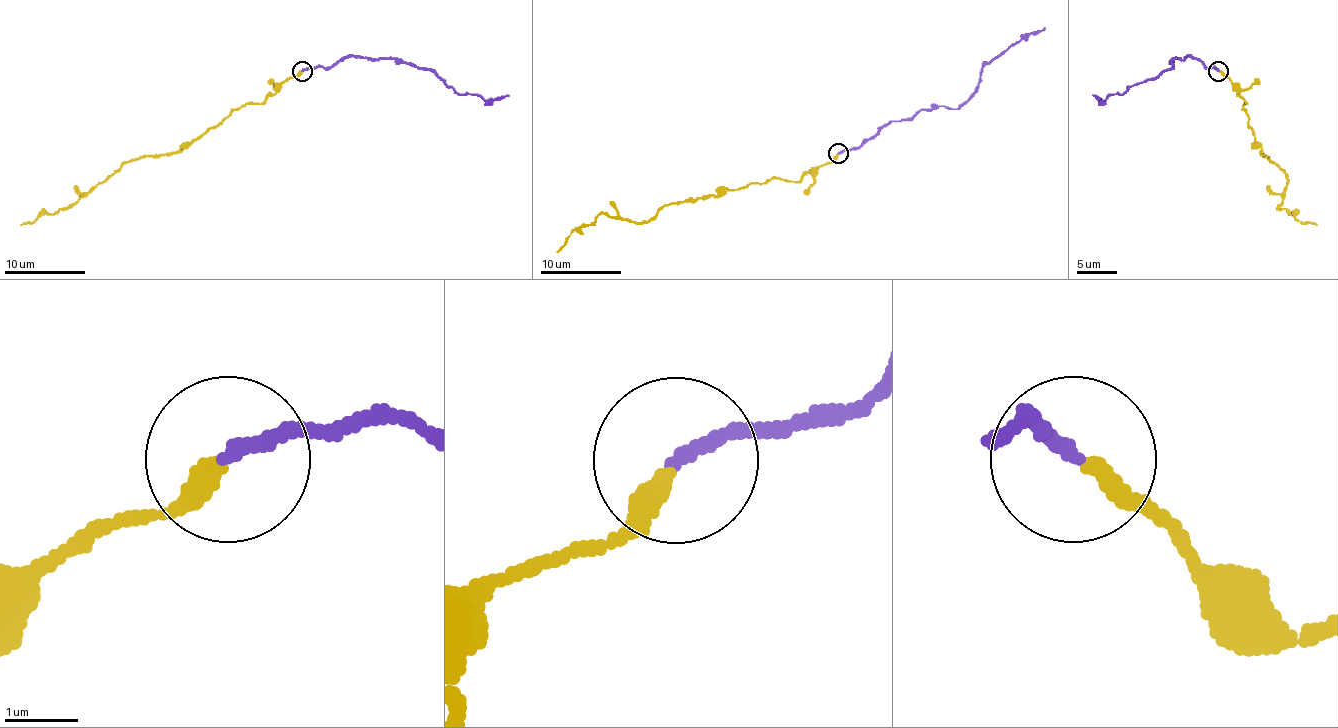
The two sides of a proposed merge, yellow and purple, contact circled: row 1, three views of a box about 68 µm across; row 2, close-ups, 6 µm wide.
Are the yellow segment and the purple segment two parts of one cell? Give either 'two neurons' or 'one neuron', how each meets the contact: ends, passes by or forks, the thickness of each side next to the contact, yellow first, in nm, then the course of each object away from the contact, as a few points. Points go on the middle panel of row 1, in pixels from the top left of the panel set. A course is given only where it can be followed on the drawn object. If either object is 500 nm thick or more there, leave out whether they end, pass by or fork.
one neuron | yellow ends | purple ends | 280/190 nm | yellow via (839, 154), (798, 182), (770, 178), (722, 190), (668, 204), (648, 220), (599, 214), (575, 228), (557, 252) | purple via (839, 154), (863, 146), (889, 123), (911, 119), (921, 109), (957, 109), (976, 89), (980, 71), (1044, 27)

